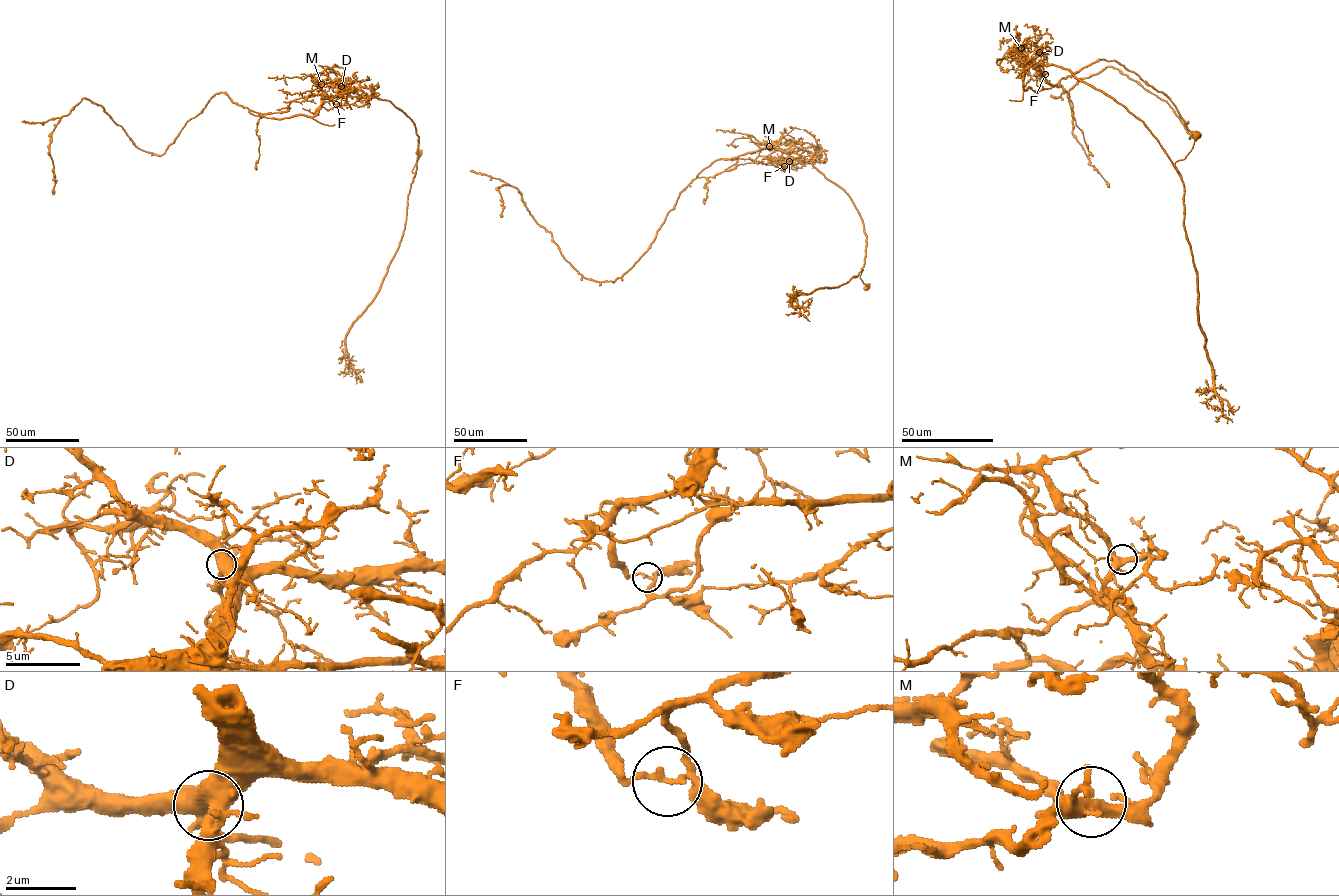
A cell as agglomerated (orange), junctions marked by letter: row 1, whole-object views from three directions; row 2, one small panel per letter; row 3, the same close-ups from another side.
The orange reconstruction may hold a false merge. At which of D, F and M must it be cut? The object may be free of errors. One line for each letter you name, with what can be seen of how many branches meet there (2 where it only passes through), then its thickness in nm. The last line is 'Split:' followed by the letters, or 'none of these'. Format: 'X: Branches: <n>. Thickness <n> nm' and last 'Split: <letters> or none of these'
F: Branches: 3. Thickness 150 nm
Split: F

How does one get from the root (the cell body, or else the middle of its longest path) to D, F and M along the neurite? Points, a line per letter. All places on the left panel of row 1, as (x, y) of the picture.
D: (419, 153), (411, 171), (414, 177), (418, 135), (411, 120), (388, 100), (341, 96), (341, 86)
F: (419, 153), (411, 171), (414, 177), (418, 143), (415, 125), (388, 100), (345, 96), (339, 105), (336, 104)
M: (419, 153), (411, 171), (414, 177), (418, 143), (415, 125), (388, 100), (327, 96), (321, 84)

